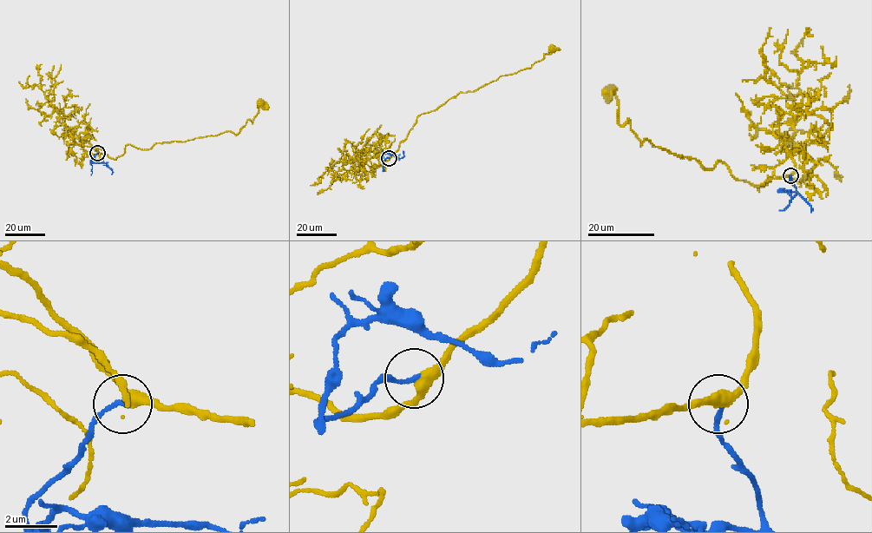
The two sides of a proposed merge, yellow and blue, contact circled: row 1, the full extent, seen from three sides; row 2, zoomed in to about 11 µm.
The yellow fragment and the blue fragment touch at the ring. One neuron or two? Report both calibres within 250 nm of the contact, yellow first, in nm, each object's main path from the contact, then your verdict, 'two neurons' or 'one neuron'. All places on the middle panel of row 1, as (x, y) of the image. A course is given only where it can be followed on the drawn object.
calibres 400 and 170 nm; course yellow (389, 158), (421, 115), (461, 92), (529, 69), (552, 48); course blue (389, 158), (382, 161), (386, 153), (400, 158), (403, 157), (403, 151); one neuron

